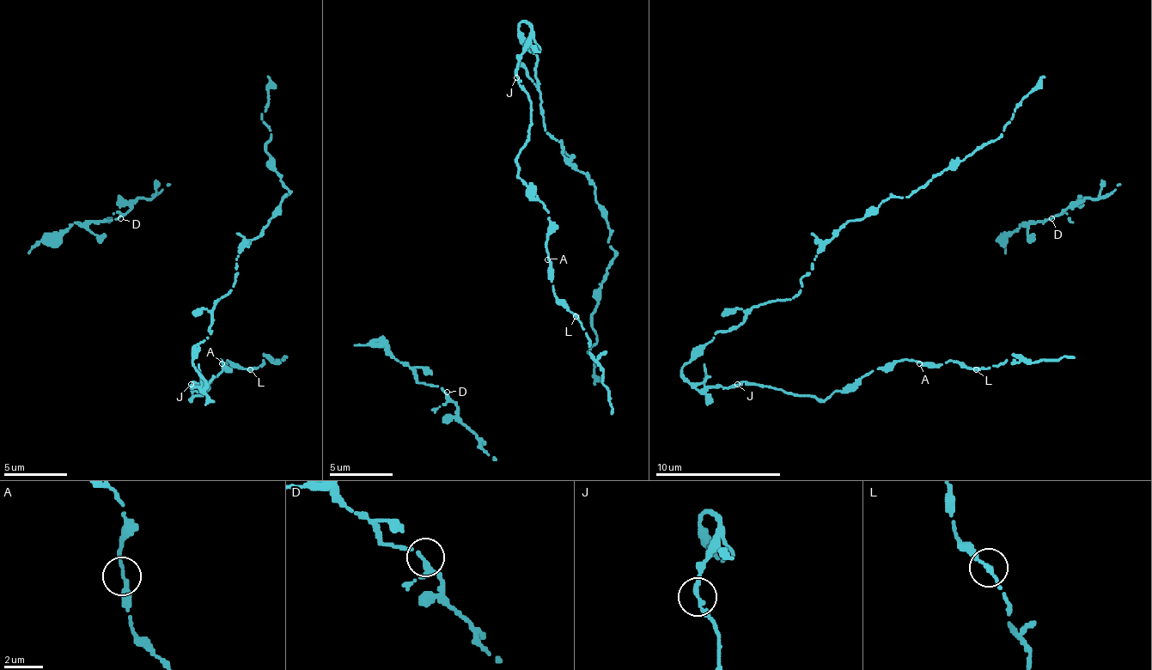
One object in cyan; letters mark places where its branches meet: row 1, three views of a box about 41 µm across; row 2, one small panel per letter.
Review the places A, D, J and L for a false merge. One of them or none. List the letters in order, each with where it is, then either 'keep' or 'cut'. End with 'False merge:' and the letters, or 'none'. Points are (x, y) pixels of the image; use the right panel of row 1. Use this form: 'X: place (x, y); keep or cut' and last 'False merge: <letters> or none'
A: place (919, 363); keep
D: place (1051, 218); keep
J: place (737, 384); keep
L: place (976, 369); keep
False merge: none

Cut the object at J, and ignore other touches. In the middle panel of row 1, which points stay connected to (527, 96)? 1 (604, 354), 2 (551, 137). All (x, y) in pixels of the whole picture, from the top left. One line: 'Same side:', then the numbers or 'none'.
Same side: 1

